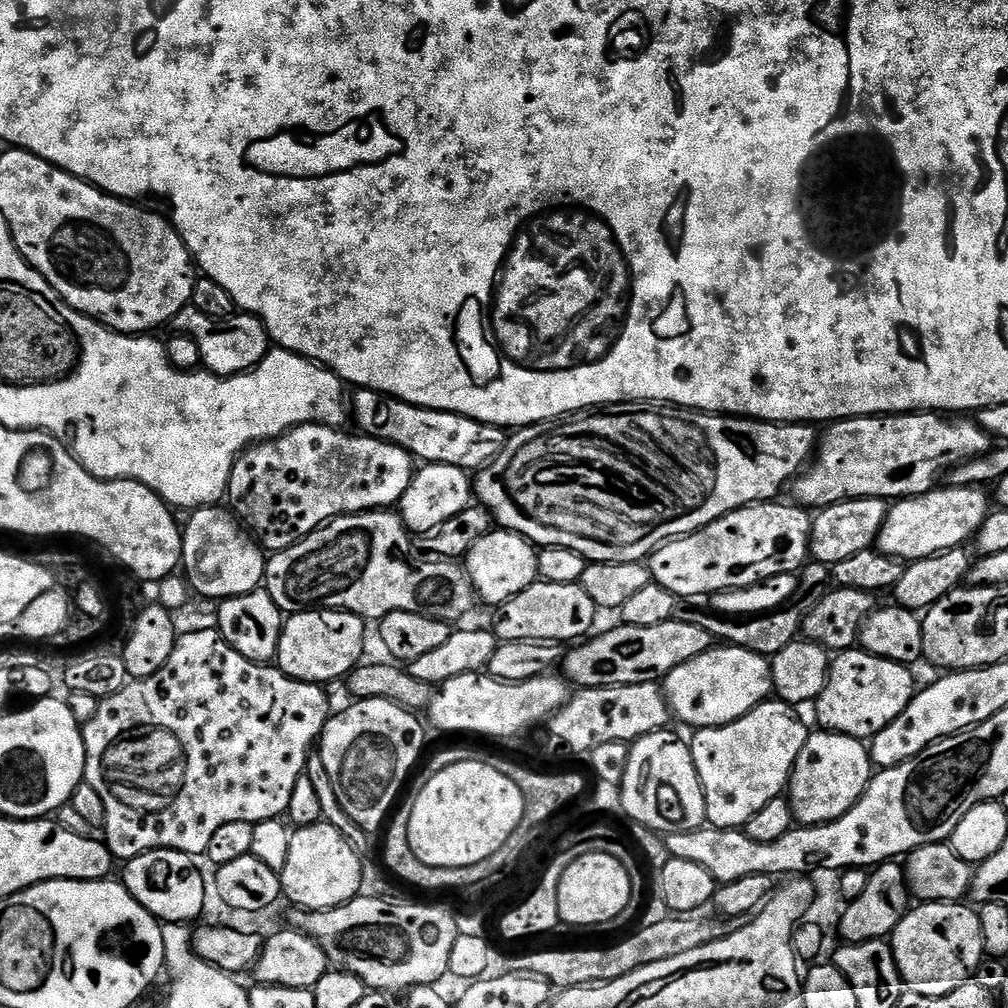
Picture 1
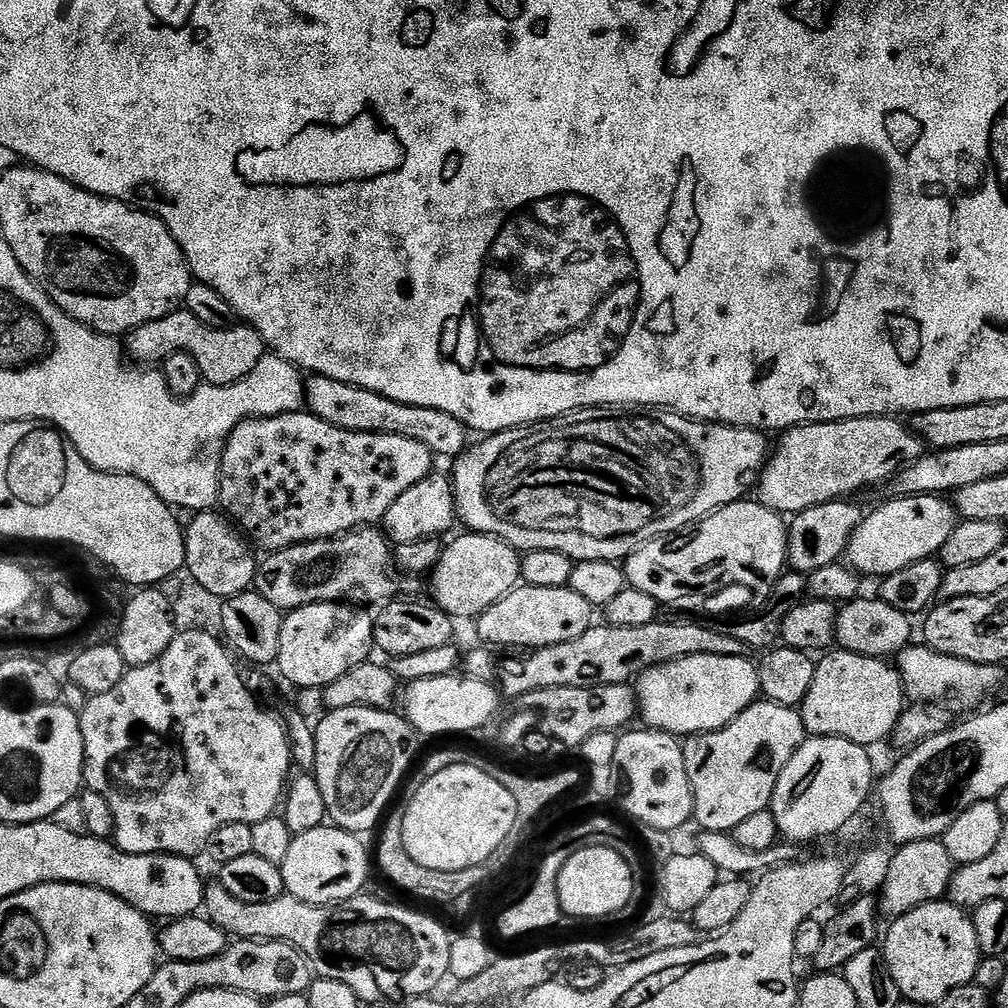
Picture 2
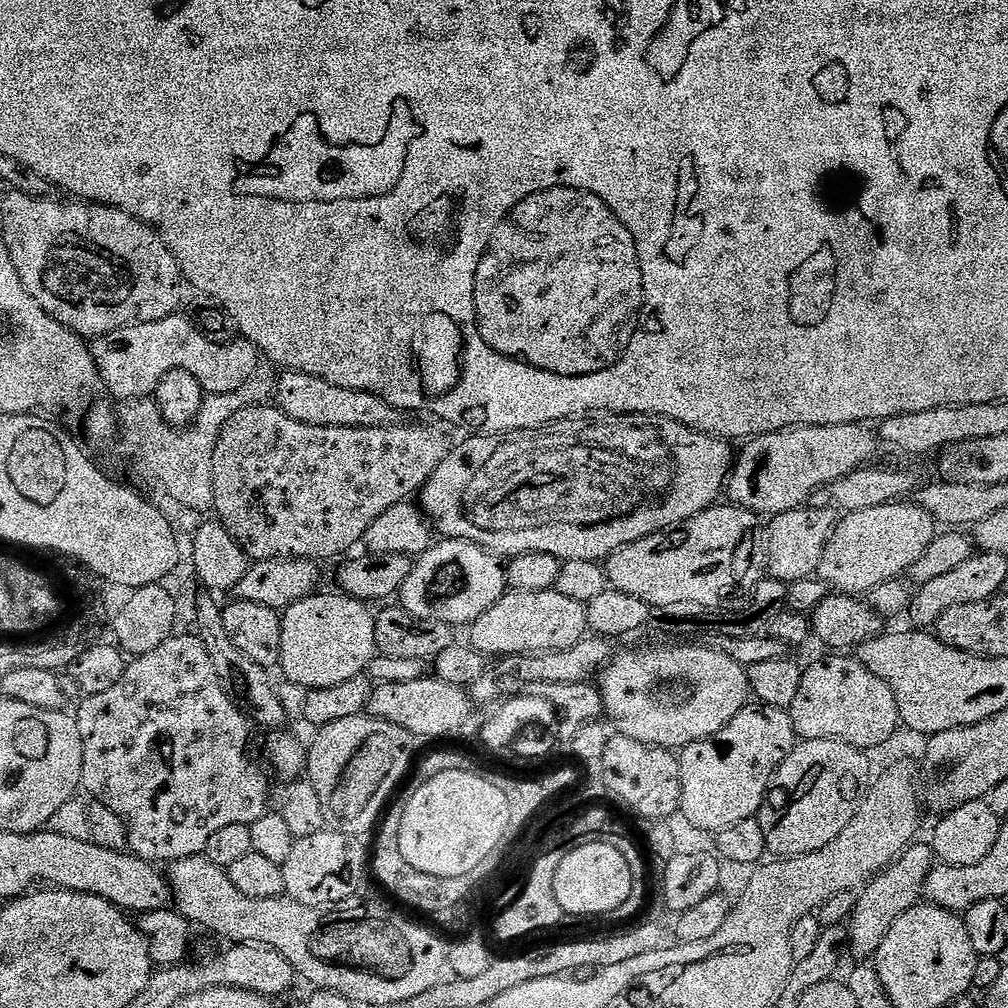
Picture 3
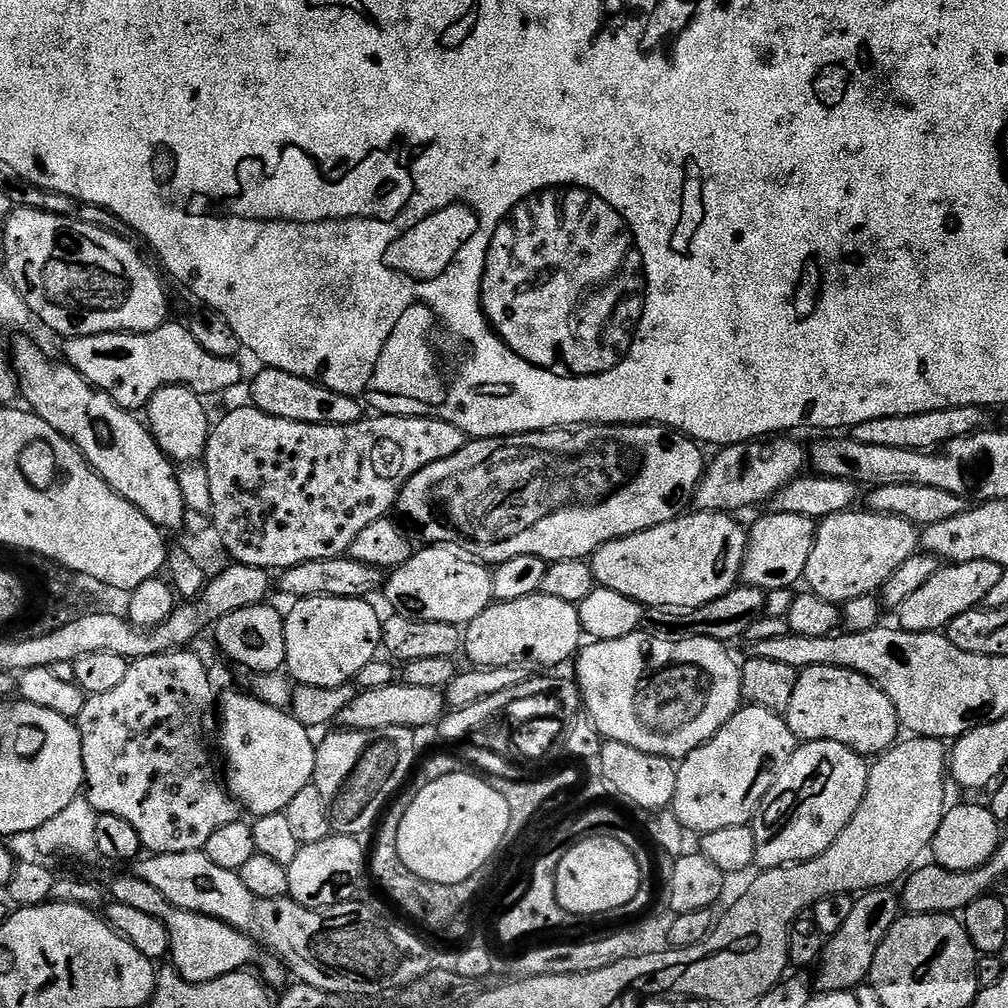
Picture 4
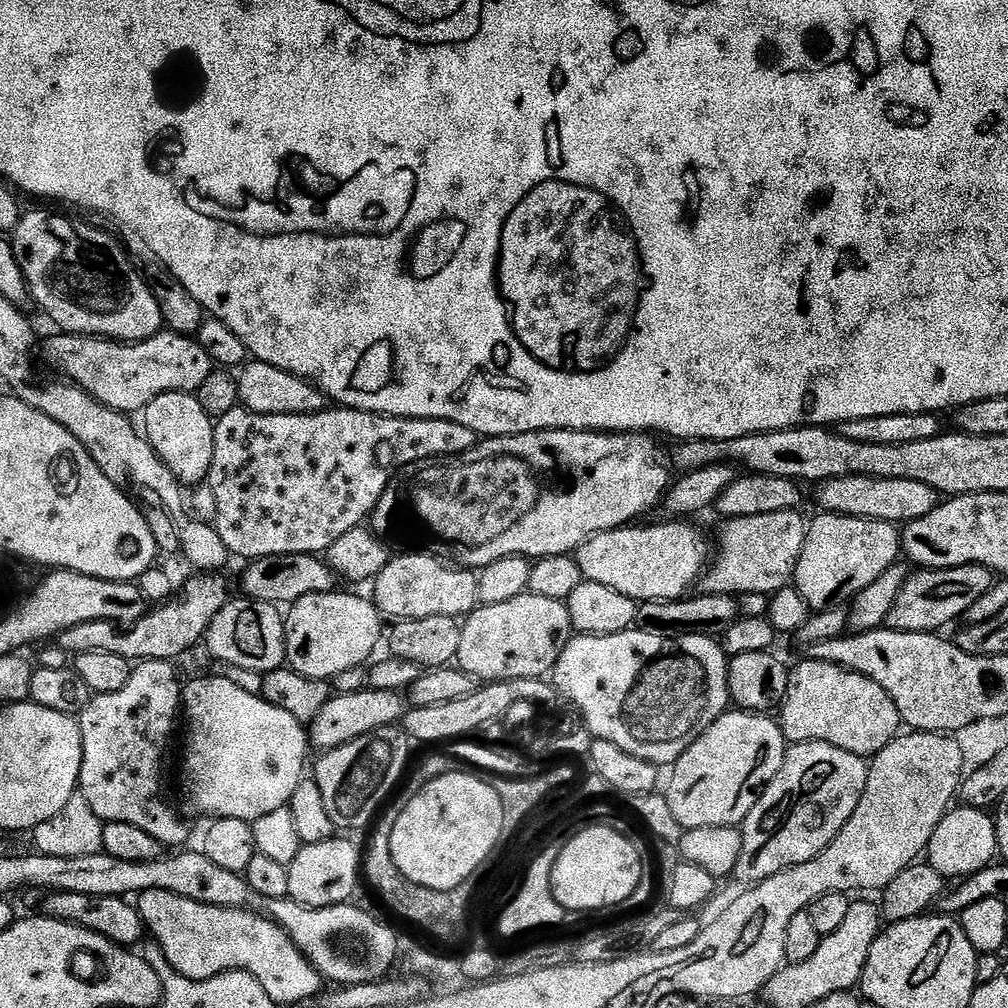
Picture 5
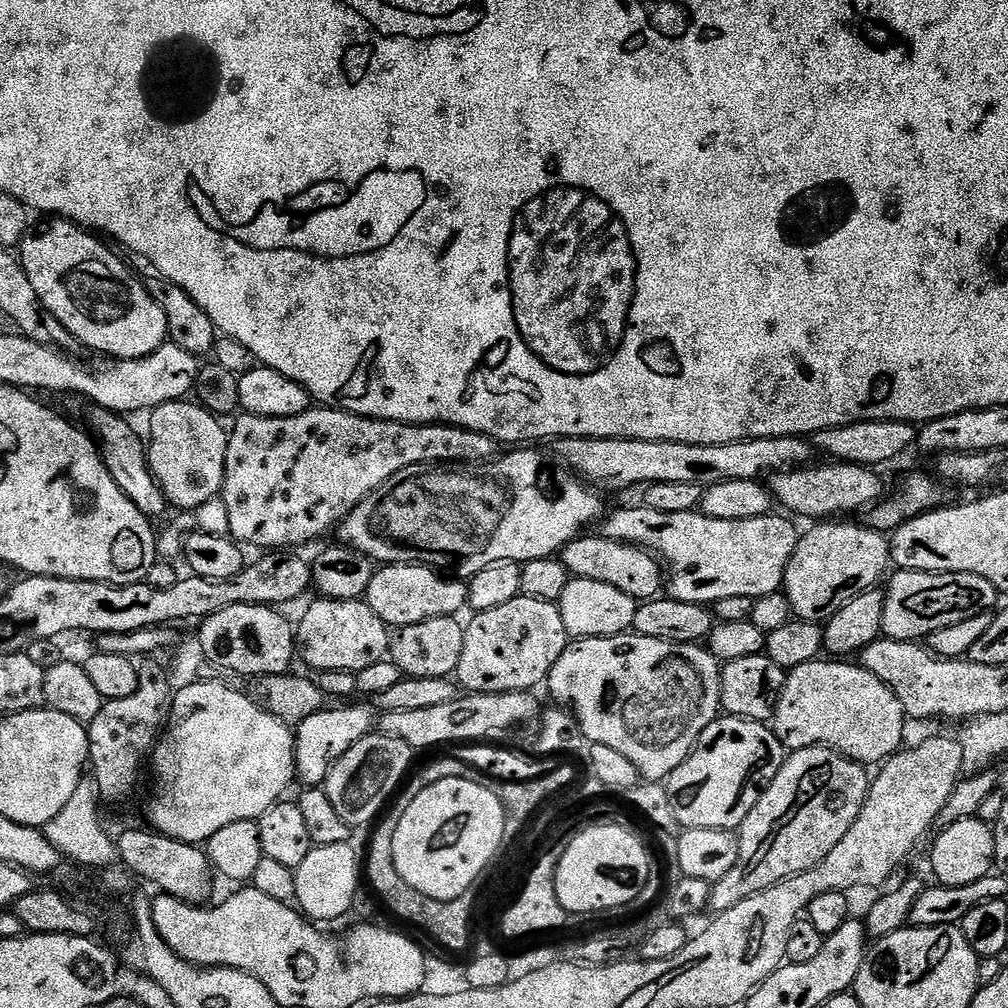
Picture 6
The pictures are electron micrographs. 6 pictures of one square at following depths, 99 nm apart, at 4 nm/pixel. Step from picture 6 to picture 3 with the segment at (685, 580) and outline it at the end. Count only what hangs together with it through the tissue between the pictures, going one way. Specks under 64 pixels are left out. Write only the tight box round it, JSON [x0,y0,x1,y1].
[767,506,838,585]

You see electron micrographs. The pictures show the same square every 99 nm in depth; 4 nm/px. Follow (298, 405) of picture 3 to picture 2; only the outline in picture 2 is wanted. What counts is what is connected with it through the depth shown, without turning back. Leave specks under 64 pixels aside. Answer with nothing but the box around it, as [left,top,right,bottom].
[304,374,470,458]

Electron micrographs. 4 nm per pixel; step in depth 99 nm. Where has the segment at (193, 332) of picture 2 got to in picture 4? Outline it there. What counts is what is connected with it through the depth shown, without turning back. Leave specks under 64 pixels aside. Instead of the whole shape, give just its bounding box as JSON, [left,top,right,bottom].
[63,322,240,410]

